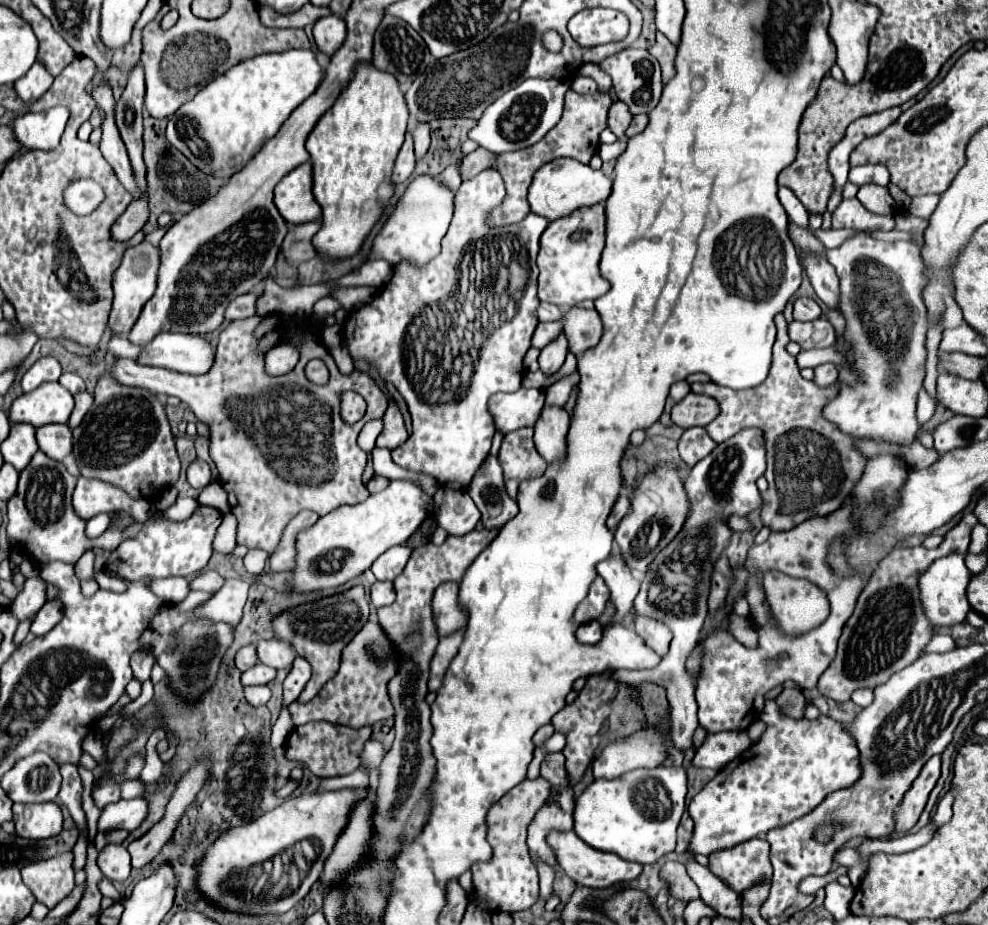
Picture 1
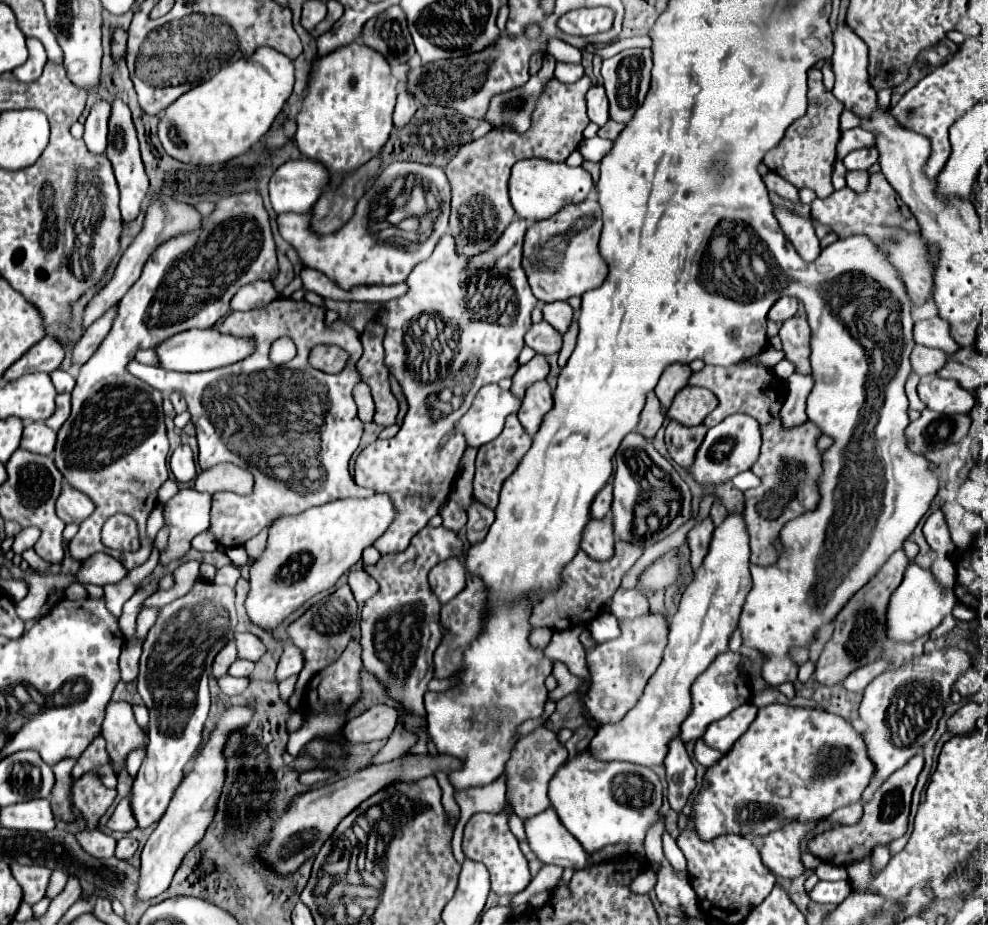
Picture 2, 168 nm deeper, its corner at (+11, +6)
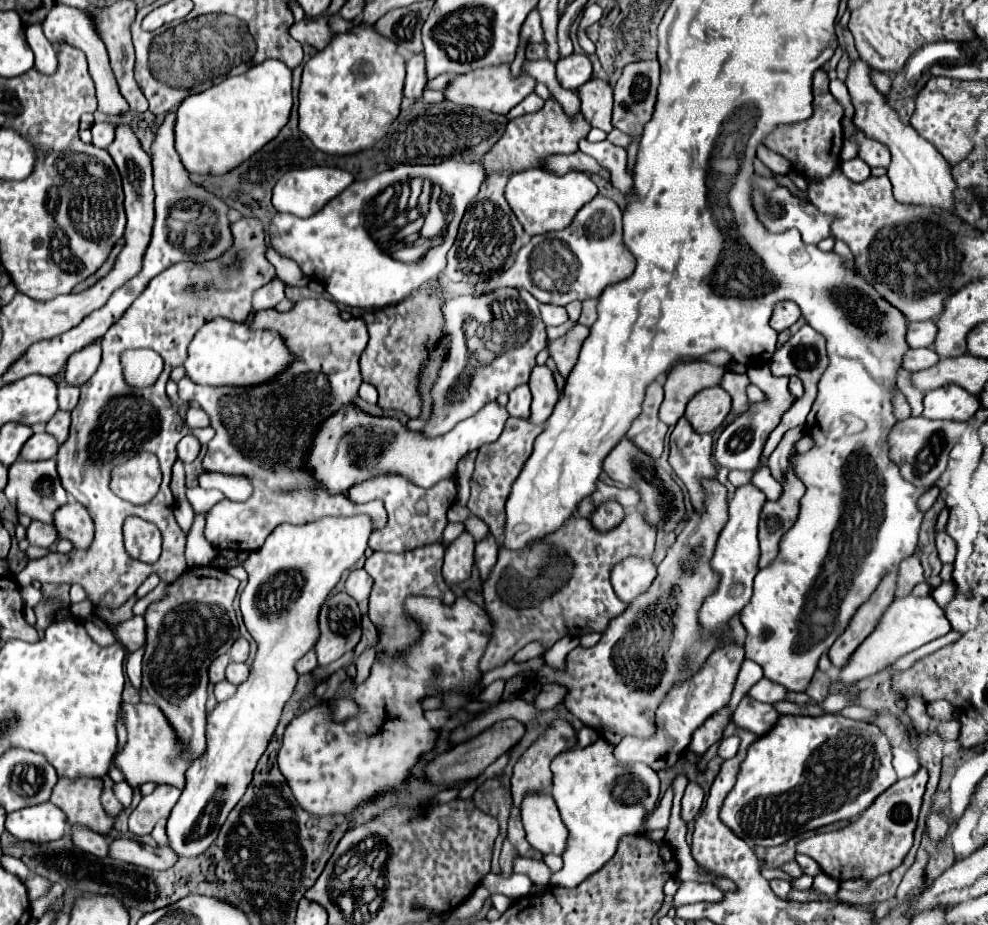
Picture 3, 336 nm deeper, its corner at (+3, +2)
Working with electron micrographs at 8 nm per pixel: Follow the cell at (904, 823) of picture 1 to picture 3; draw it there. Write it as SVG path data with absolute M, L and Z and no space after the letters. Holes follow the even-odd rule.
M921 768L911 778L897 780L889 790L885 790L885 794L877 796L873 806L869 806L869 810L865 810L857 820L853 820L845 828L815 834L807 840L801 840L797 844L797 852L811 856L827 876L839 882L853 878L871 882L877 876L895 870L897 866L901 866L903 858L913 846L913 830L917 826L925 784L927 784L925 768Z

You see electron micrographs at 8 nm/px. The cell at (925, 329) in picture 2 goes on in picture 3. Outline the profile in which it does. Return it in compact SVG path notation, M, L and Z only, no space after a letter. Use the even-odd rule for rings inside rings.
M931 320L909 322L905 338L911 348L931 348L935 334L937 334L937 326Z

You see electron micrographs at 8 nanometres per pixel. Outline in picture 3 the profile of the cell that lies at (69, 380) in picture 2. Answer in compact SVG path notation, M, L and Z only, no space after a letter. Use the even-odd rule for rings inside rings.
M61 384L59 386L57 402L59 402L59 410L71 412L77 406L77 402L79 402L79 388L77 386L65 386L65 384Z

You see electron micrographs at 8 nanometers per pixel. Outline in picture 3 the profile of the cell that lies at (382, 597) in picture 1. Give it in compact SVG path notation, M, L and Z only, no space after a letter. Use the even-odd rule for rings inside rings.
M351 570L345 580L345 592L349 596L353 596L357 602L361 602L361 600L369 598L371 584L373 584L373 580L369 578L369 574L365 574L365 570Z

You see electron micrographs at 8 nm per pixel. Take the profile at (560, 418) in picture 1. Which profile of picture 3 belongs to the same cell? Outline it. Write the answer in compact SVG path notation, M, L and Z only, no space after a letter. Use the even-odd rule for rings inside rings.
M533 366L527 384L529 384L529 390L533 394L529 420L533 424L543 424L551 416L551 412L557 404L557 398L559 398L553 372L547 366Z

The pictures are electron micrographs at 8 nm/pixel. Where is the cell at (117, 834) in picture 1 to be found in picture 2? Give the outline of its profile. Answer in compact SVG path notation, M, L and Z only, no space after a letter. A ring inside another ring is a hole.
M123 798L115 812L111 814L109 822L107 822L109 830L121 830L121 832L129 832L133 828L137 828L137 822L133 822L133 812L129 810L129 798Z

